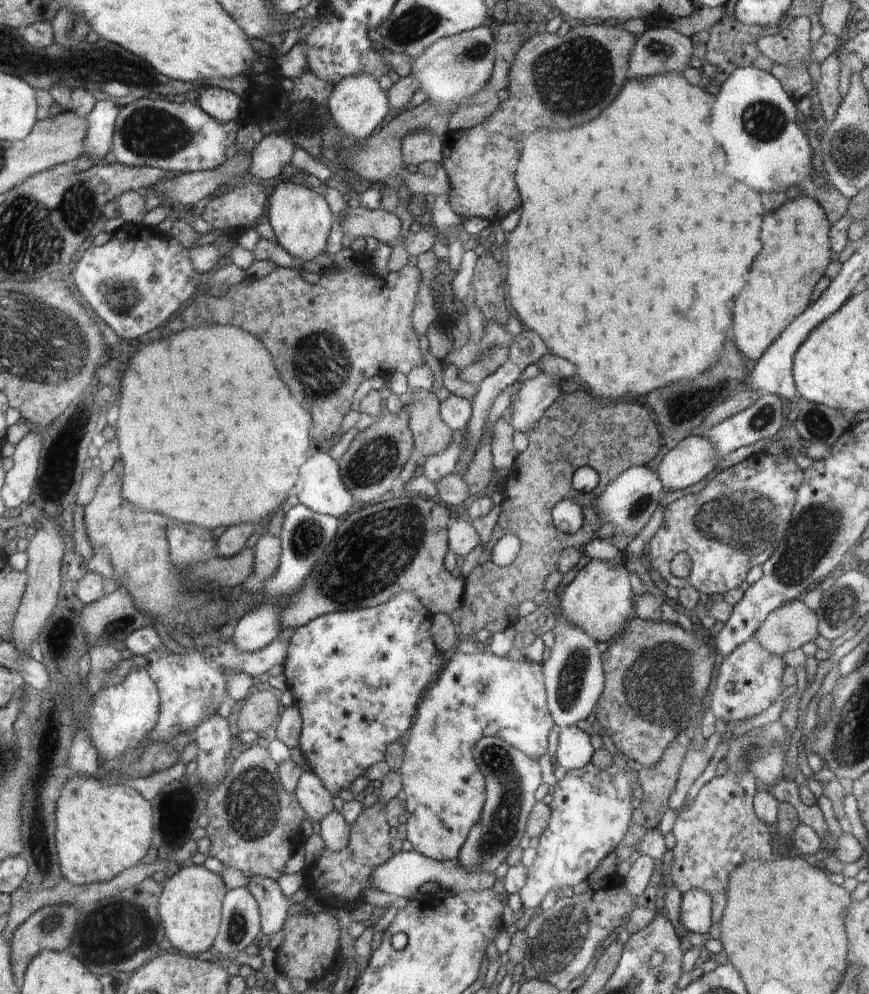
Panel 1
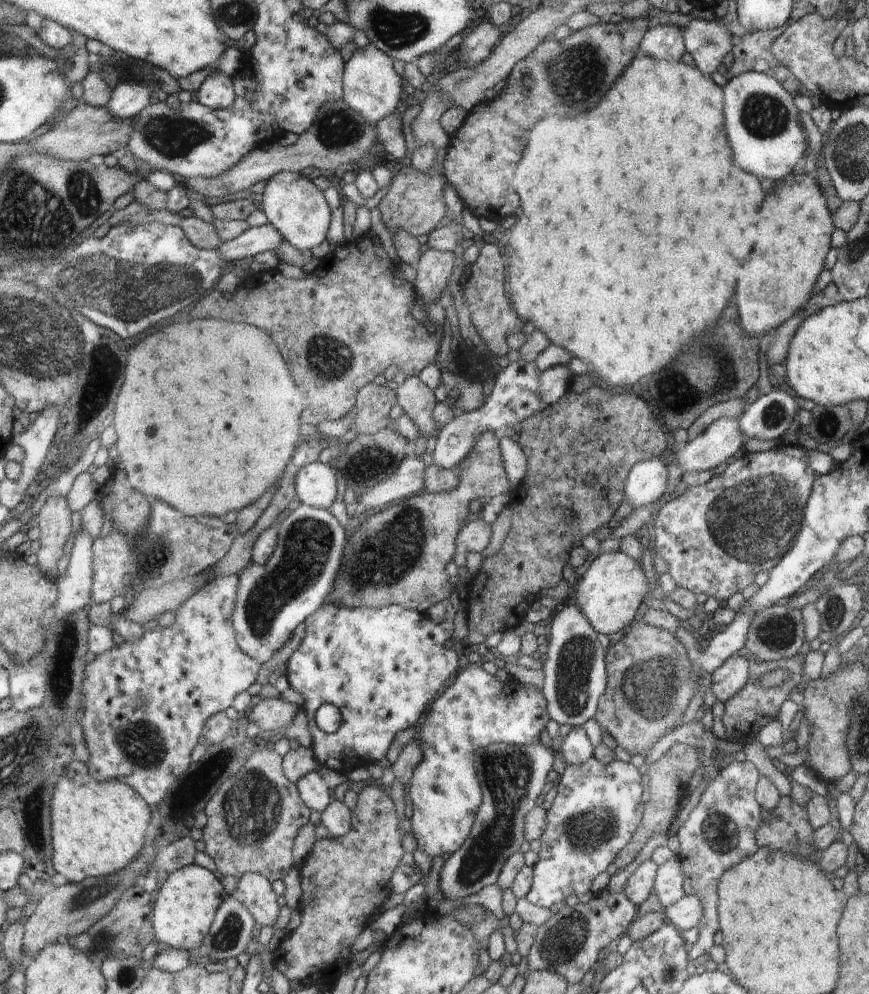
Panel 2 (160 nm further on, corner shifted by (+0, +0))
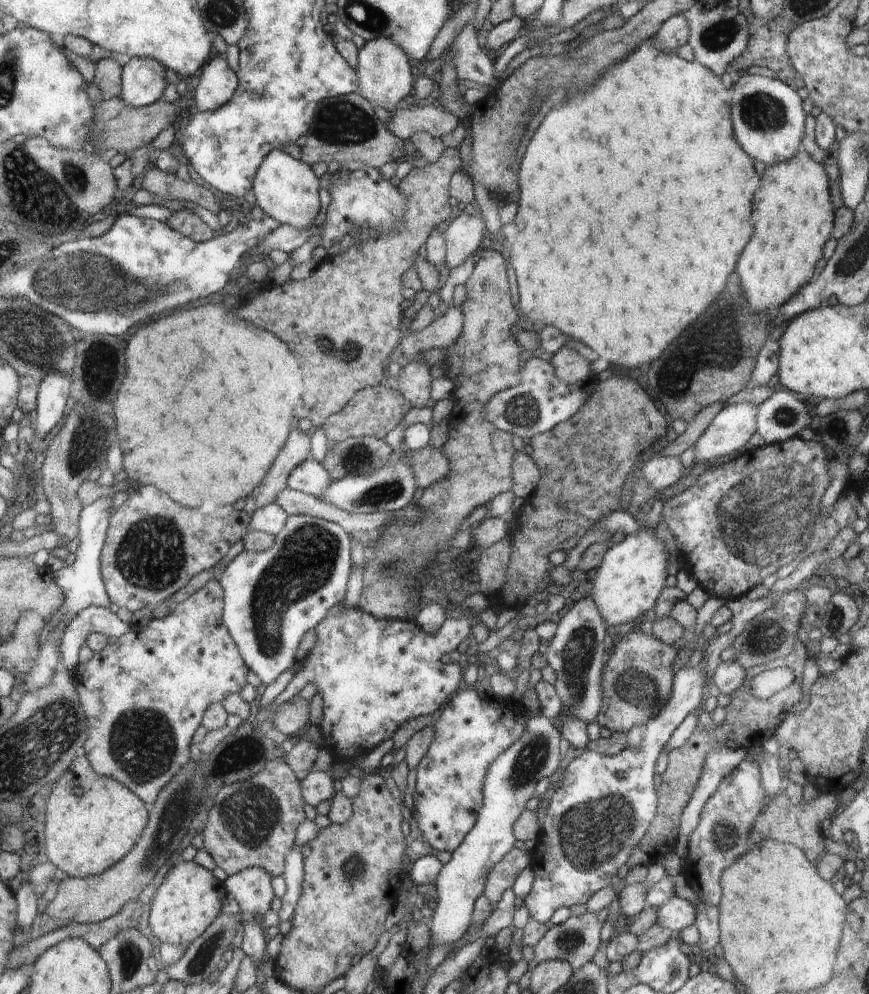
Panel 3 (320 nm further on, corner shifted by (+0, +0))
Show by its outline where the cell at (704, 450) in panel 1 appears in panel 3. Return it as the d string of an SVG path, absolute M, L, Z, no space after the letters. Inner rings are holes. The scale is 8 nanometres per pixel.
M749 401L725 407L712 419L710 426L696 443L695 462L716 462L716 458L730 457L740 450L756 432L759 405Z

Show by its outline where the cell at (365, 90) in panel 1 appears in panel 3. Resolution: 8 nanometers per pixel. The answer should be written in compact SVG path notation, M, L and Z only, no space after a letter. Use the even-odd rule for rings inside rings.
M380 37L367 41L358 52L358 70L357 75L360 77L361 92L358 93L366 100L369 100L372 106L381 106L390 111L406 94L410 94L412 90L412 74L410 74L410 57L407 52L404 52L403 48L400 48L390 37Z

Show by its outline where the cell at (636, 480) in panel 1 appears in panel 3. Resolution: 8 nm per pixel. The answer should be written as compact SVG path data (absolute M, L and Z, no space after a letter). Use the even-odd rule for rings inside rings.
M654 456L648 459L645 463L642 463L639 469L640 472L640 481L644 483L649 483L652 485L652 488L656 490L666 489L676 485L680 477L684 473L685 468L682 466L679 457L667 457L664 456Z

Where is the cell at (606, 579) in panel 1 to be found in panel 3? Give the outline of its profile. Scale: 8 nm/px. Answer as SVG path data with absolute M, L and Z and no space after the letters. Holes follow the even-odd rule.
M642 527L636 534L627 536L622 542L612 544L604 553L601 565L591 575L594 580L592 598L606 624L626 624L636 621L642 614L648 615L648 610L658 602L656 598L664 590L664 582L668 576L668 550L660 538L656 538L654 528Z

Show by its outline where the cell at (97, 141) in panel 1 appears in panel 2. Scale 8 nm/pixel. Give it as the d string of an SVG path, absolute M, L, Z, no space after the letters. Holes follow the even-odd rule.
M124 81L112 91L106 108L121 119L132 119L150 105L151 90L143 84Z

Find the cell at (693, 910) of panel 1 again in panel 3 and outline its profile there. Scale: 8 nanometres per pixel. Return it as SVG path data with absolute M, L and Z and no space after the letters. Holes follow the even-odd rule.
M672 895L664 904L657 907L656 923L678 934L694 923L697 916L692 904L686 899Z

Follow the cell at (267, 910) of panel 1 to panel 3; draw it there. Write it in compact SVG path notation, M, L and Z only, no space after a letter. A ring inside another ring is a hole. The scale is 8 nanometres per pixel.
M260 867L245 868L223 882L227 892L234 895L238 901L241 912L263 916L270 910L270 903L274 898L271 874Z

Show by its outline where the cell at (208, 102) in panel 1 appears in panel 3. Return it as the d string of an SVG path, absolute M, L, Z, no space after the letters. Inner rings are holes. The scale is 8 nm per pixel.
M226 52L216 54L202 68L198 86L194 89L194 100L198 111L218 111L234 98L239 88L236 74L226 64Z

